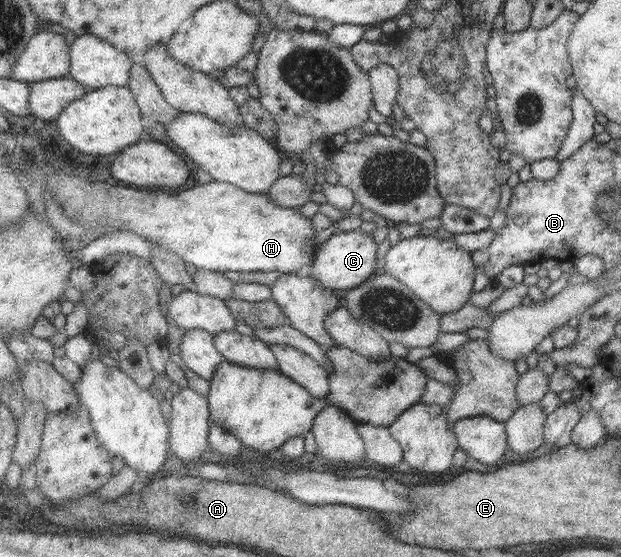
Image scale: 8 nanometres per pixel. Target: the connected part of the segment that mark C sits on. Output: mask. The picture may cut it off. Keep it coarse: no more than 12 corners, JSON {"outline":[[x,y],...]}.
{"outline":[[360,229],[314,249],[310,276],[332,290],[373,277],[378,243]]}

